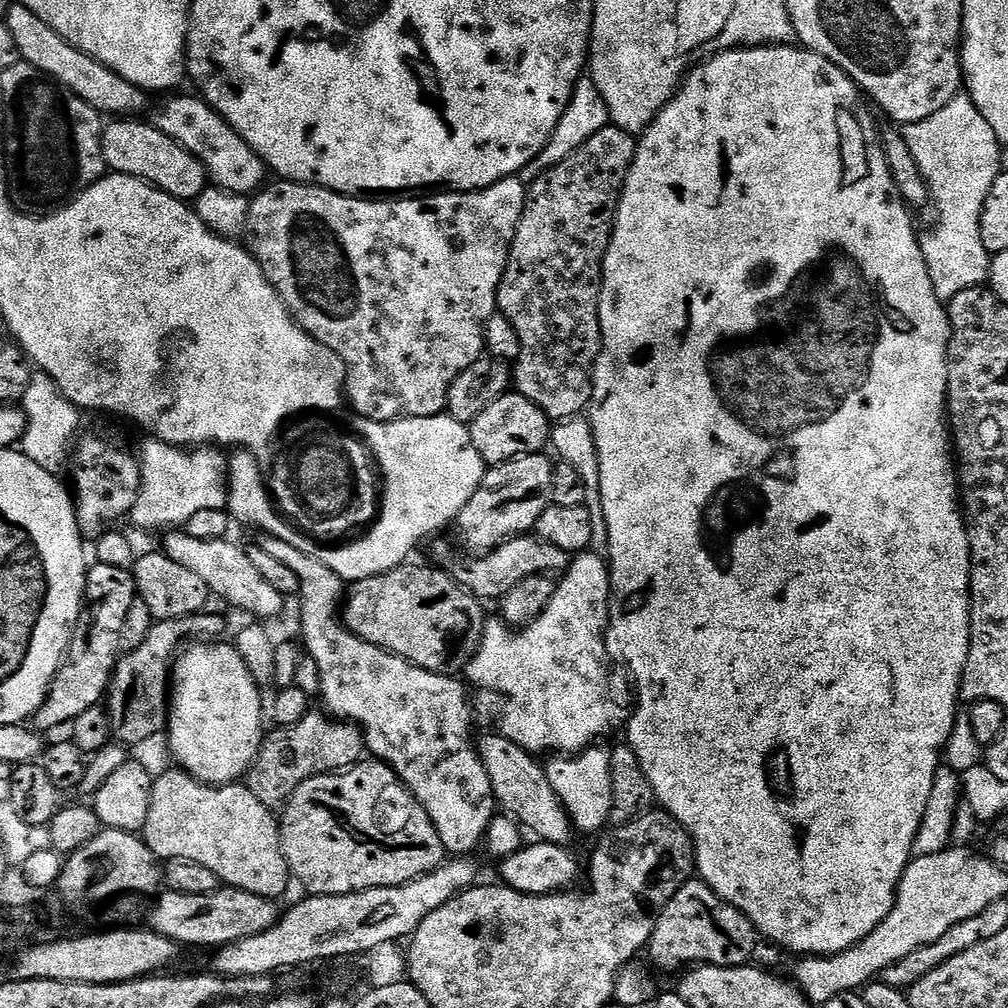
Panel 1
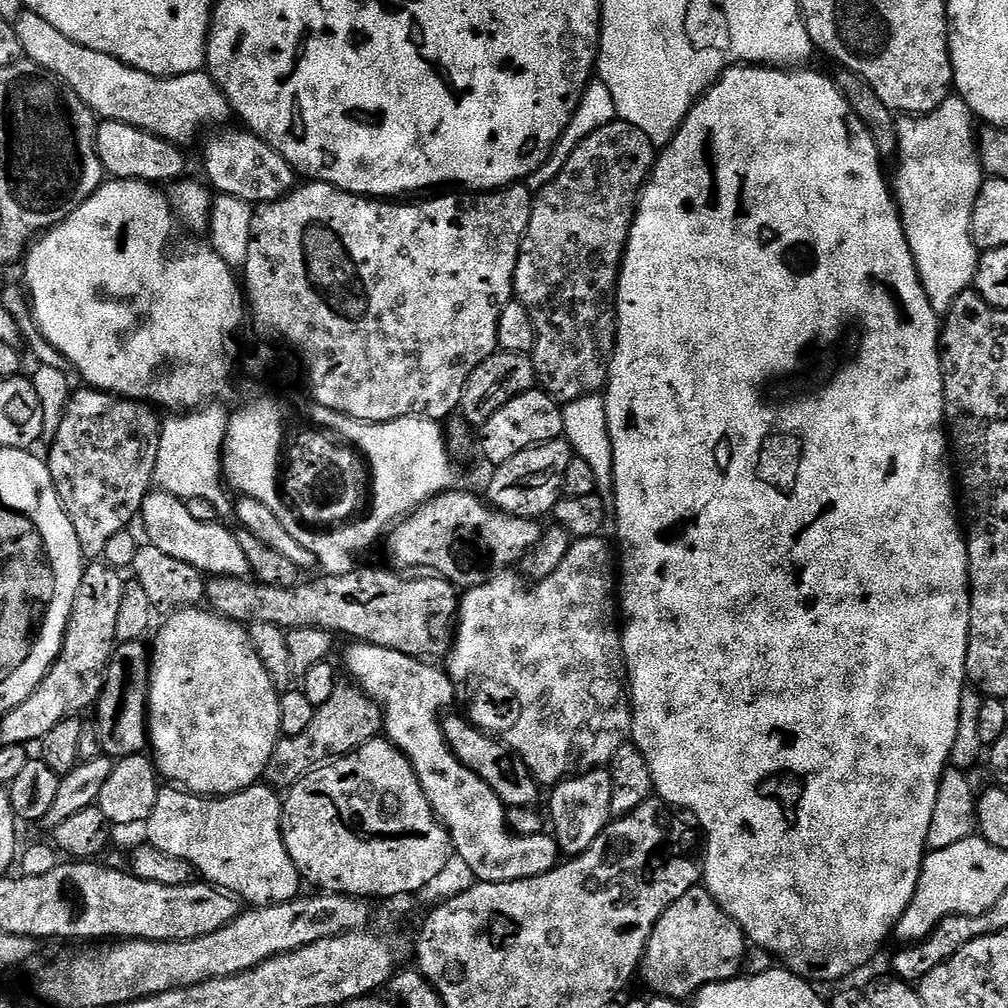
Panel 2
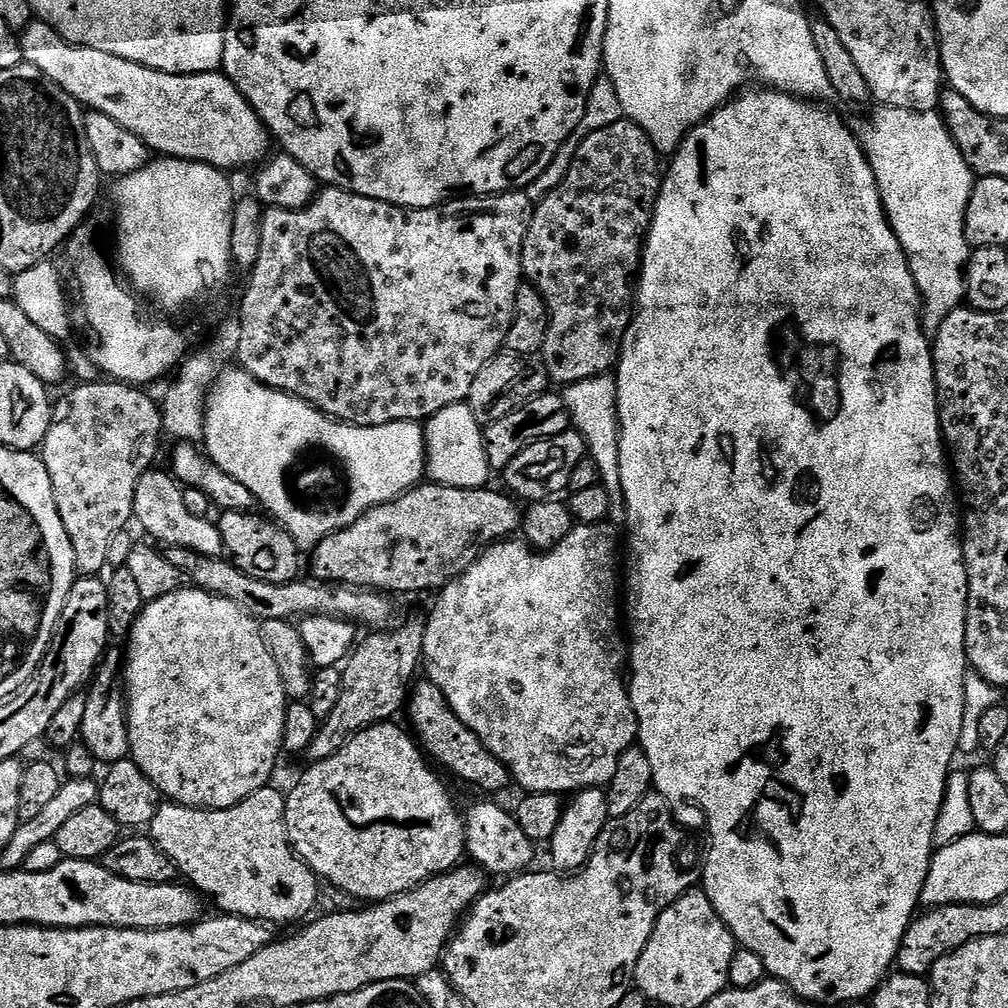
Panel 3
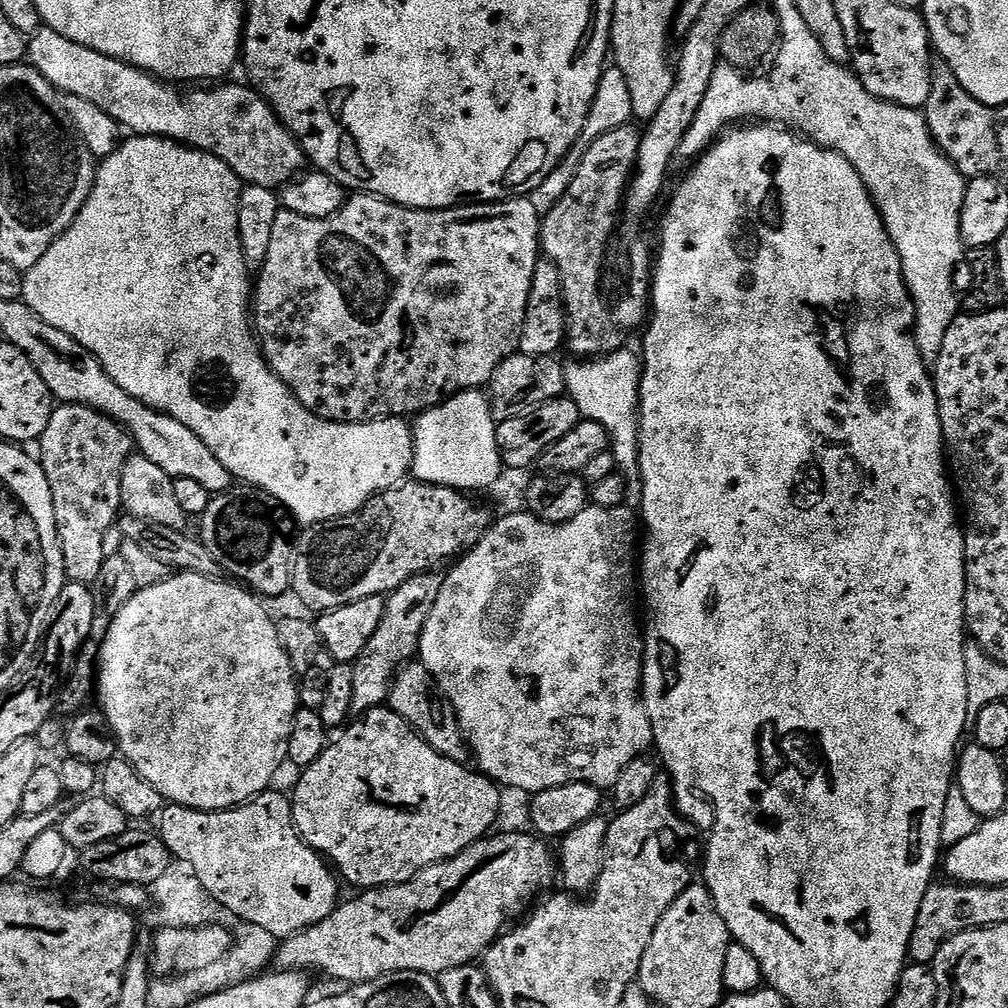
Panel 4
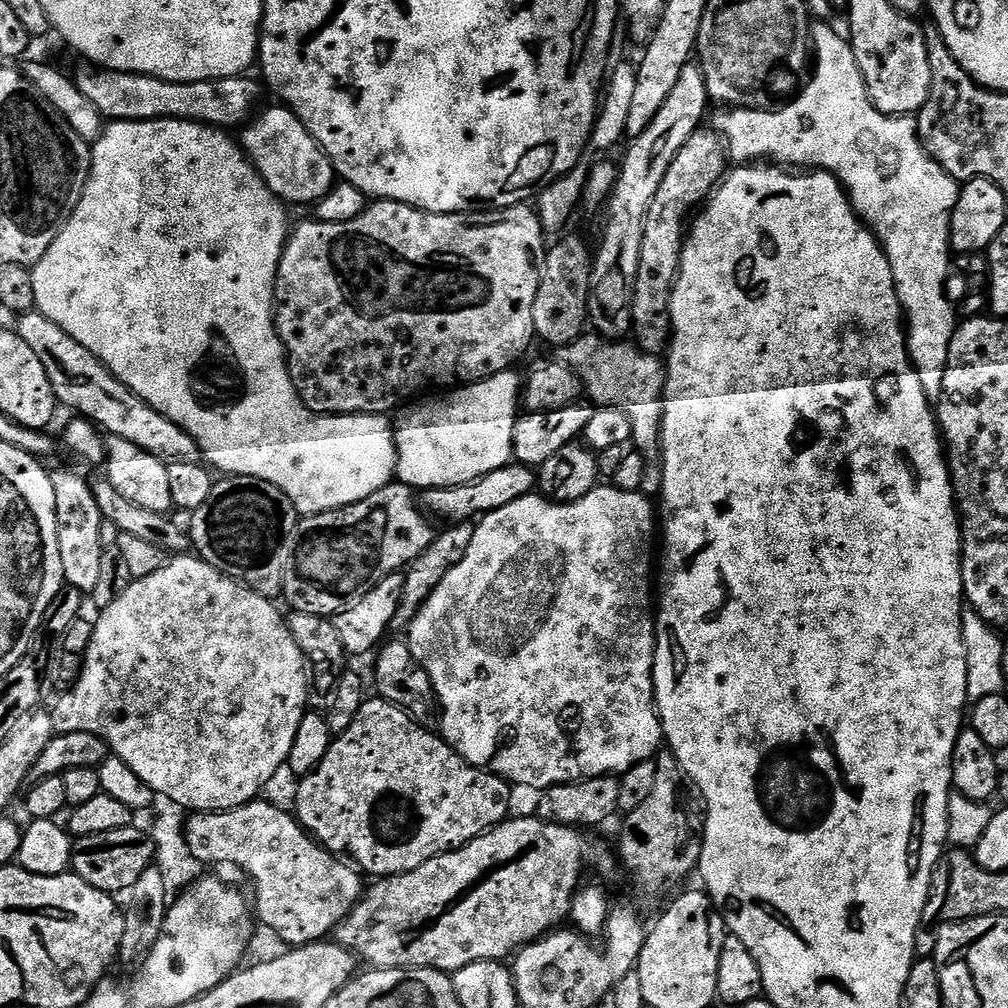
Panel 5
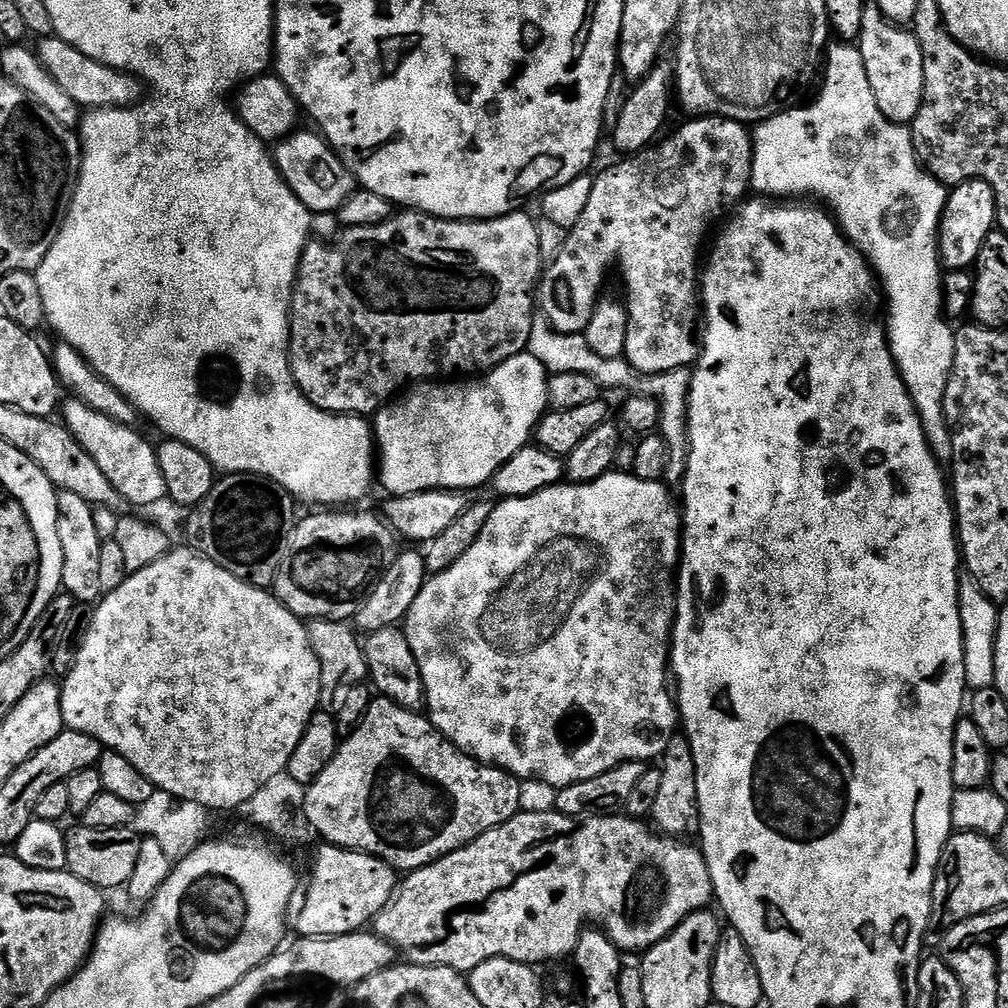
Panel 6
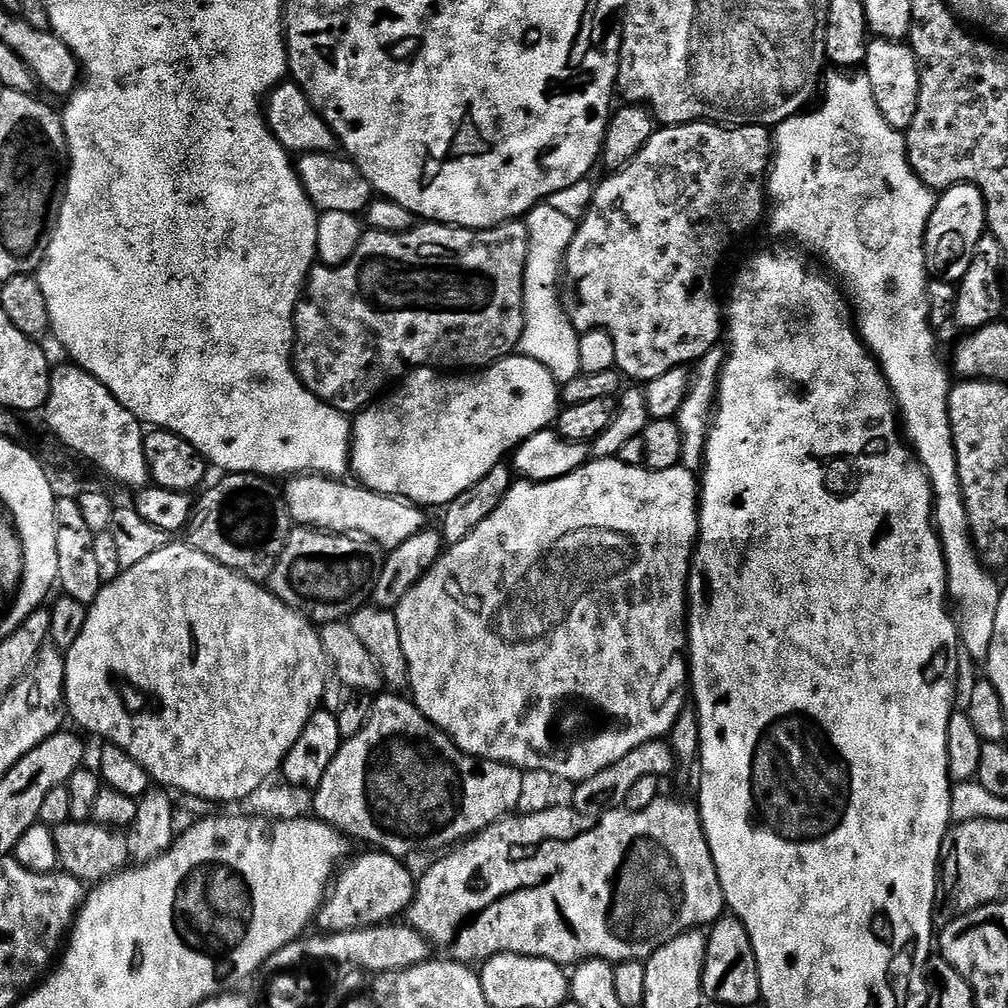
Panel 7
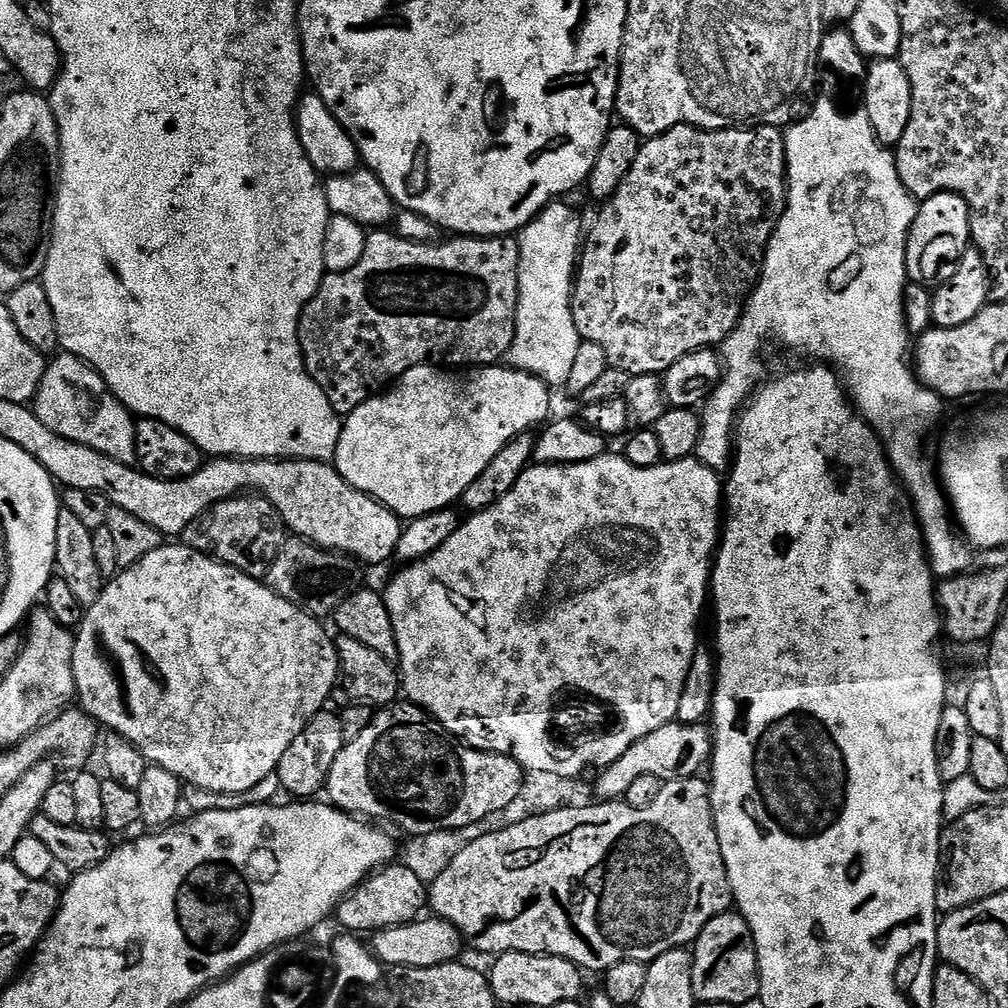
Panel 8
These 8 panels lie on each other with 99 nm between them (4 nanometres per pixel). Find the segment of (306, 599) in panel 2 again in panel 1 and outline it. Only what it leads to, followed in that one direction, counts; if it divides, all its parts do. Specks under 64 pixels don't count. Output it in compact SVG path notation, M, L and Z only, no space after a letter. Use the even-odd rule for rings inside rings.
M405 563L381 576L355 581L342 601L344 627L358 638L400 656L408 664L439 676L456 676L459 668L460 671L467 669L476 655L486 623L485 605L468 589L460 587L447 571L436 566L423 568L420 564L412 563Z

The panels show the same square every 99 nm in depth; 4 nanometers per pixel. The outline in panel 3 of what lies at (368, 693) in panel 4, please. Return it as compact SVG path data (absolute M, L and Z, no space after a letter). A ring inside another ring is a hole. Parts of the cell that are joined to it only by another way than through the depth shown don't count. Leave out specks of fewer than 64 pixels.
M423 619L408 620L401 628L373 631L368 634L372 636L357 643L342 668L342 698L338 698L338 706L334 706L330 718L321 723L314 742L310 742L306 753L309 761L330 758L362 730L395 721L396 715L405 711L414 684L412 675L424 660L424 626Z

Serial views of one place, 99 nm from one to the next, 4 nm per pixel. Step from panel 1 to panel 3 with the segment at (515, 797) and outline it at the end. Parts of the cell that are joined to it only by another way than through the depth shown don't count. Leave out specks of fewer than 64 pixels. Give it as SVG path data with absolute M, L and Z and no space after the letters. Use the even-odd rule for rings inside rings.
M427 678L421 680L421 684L419 681L411 689L406 712L407 715L412 715L412 724L416 727L417 732L415 735L422 745L423 751L445 773L453 772L458 779L465 780L466 783L473 784L474 787L481 788L484 792L495 794L509 787L510 777L507 766L498 758L494 758L494 754L490 754L490 750L486 750L486 746L478 738L478 734L474 734L474 730L467 728L458 718L458 714L454 714L446 694L442 694L439 686Z

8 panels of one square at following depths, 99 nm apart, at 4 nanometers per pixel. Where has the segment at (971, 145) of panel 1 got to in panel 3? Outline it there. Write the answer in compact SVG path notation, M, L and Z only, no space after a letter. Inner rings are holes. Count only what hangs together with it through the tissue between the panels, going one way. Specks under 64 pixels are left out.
M883 106L875 110L877 112L869 120L862 121L860 128L855 129L856 139L870 162L870 170L874 170L890 226L902 250L908 255L908 265L920 291L924 330L935 334L950 313L961 307L966 300L964 268L968 265L970 245L964 233L964 223L974 177L939 111L915 112Z

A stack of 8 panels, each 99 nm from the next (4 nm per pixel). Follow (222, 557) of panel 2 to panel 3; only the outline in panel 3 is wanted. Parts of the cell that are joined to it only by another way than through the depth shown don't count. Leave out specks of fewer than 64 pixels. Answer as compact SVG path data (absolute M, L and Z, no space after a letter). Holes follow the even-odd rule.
M149 470L146 474L142 474L142 478L136 484L132 511L135 523L140 523L153 536L151 537L153 541L161 540L162 543L168 544L169 549L185 548L203 556L223 557L224 543L219 527L213 521L211 524L211 519L195 516L190 514L190 510L186 510L184 488L171 471L156 471Z

